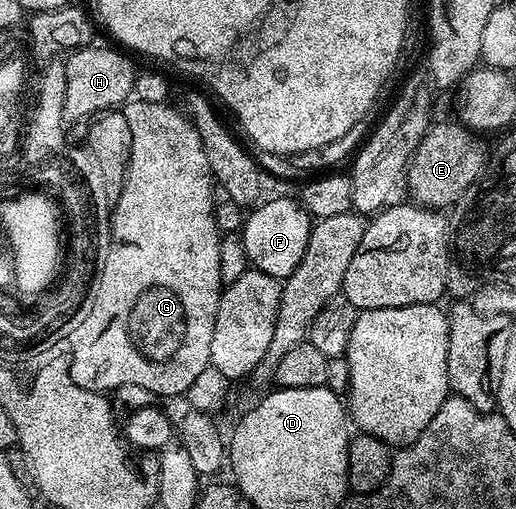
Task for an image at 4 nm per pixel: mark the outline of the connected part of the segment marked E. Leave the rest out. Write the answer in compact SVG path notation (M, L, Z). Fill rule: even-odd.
M460 122L454 124L430 123L407 169L407 184L414 201L421 206L436 206L441 210L452 209L457 199L481 177L487 163L485 144L476 131Z

